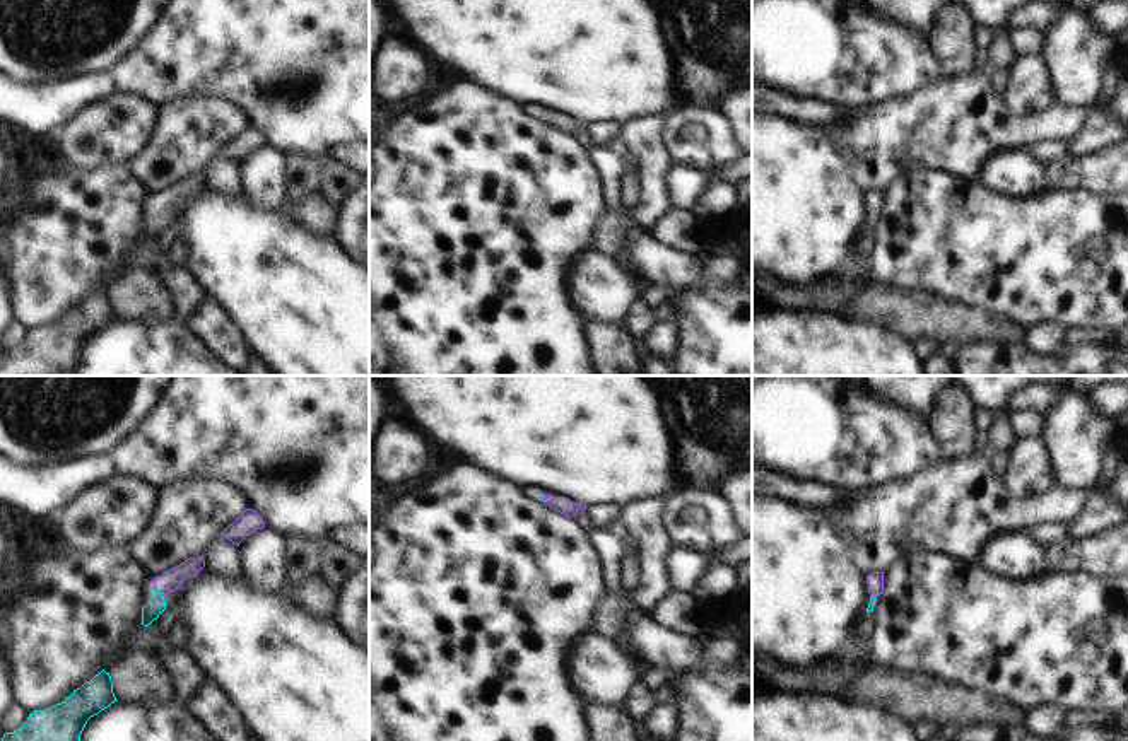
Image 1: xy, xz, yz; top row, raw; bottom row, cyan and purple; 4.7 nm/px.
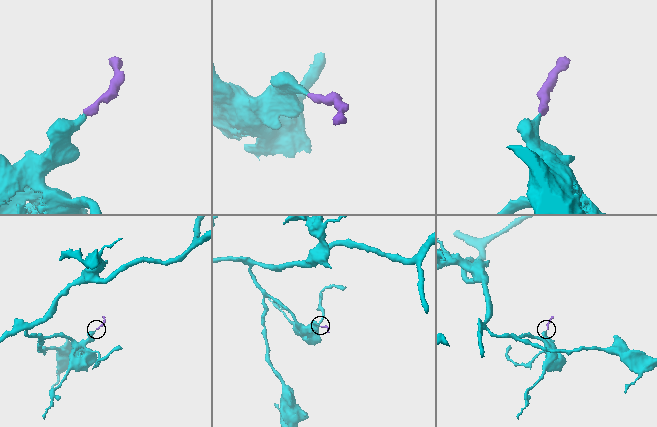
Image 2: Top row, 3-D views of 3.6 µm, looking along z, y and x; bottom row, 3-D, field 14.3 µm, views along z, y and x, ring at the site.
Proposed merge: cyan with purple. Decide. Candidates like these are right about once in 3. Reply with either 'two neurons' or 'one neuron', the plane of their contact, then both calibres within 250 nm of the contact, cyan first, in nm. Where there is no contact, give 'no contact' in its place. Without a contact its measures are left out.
one neuron | xy | 90/100 nm

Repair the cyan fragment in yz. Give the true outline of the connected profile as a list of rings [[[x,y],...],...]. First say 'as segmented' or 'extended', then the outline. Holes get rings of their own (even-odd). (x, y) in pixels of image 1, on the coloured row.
extended | [[[872,572],[872,574],[868,574],[867,575],[867,584],[868,584],[870,592],[872,592],[872,599],[870,599],[868,608],[867,608],[867,613],[870,613],[870,611],[873,611],[877,598],[884,591],[884,572]]]

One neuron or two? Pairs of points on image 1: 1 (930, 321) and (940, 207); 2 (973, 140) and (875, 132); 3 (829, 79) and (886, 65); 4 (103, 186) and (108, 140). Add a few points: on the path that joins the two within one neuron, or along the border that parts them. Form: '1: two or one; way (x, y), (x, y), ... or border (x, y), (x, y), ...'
1: two; border (892, 287), (927, 292), (971, 308)
2: one; way (949, 134), (899, 134)
3: one; way (843, 65), (872, 65)
4: two; border (65, 161), (88, 169), (130, 164)

